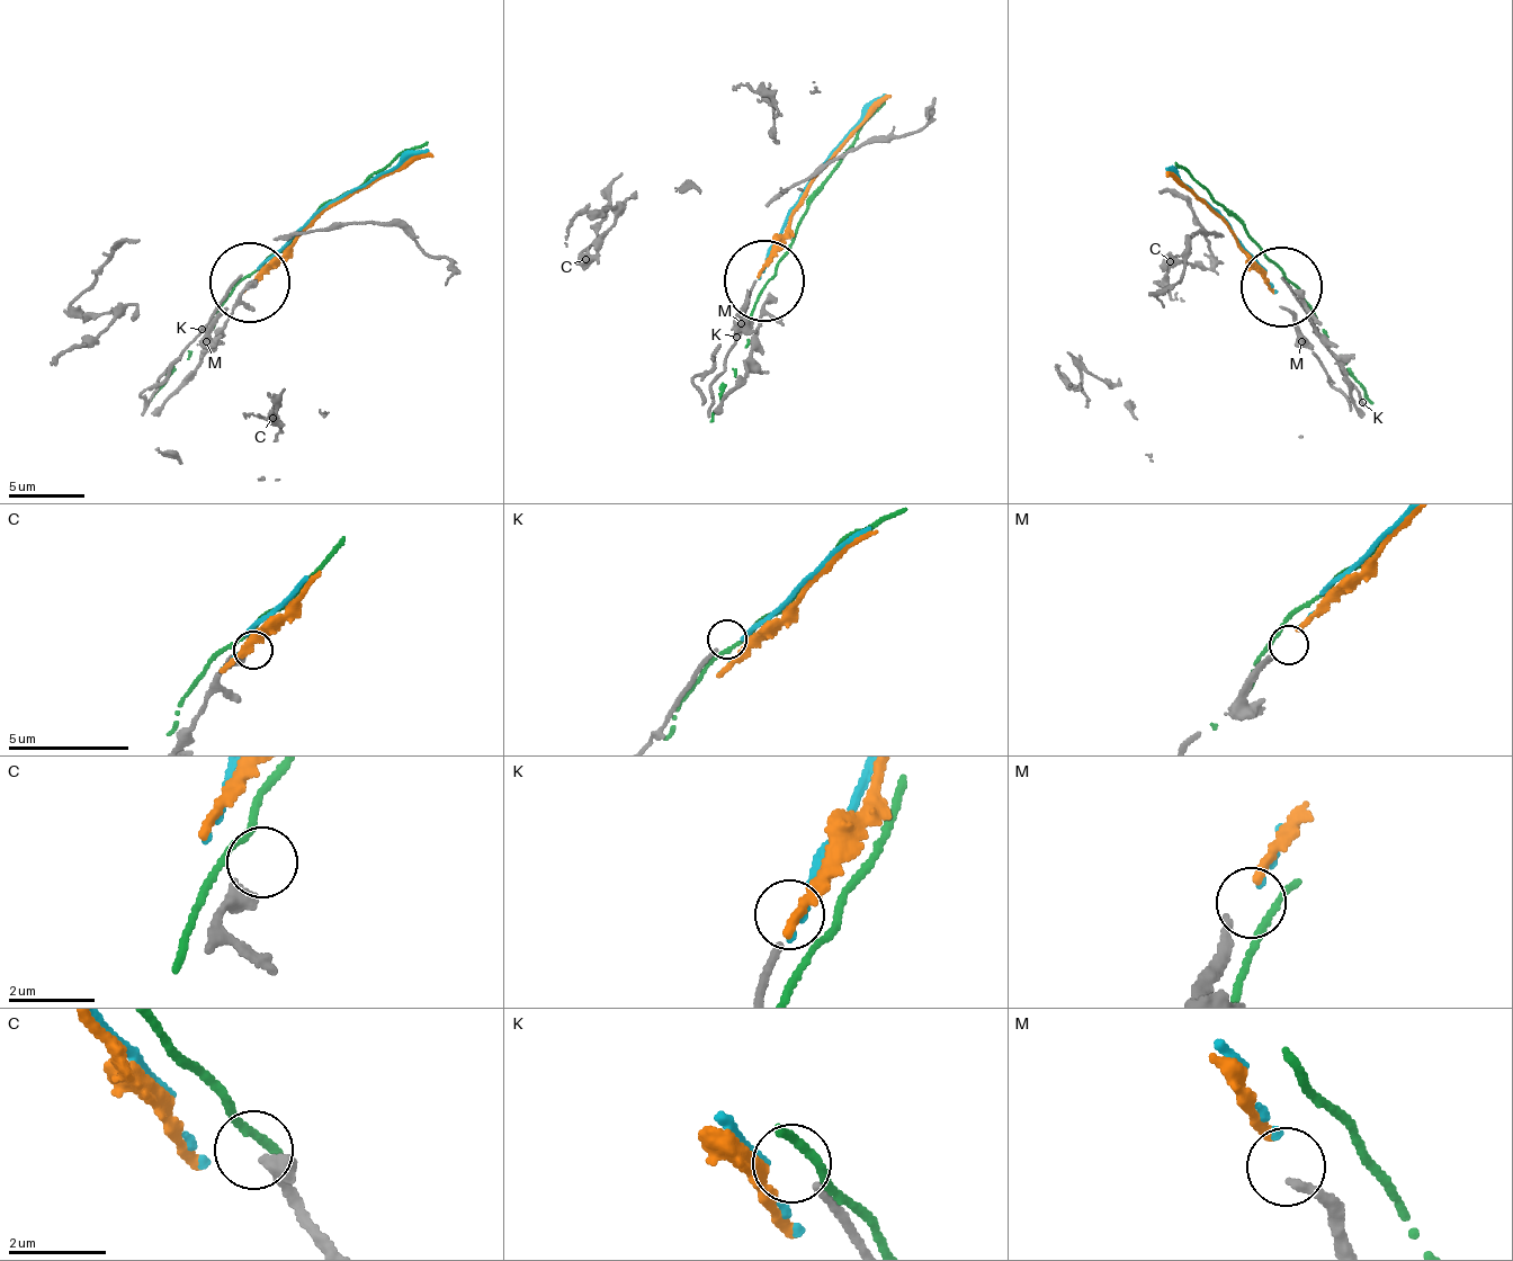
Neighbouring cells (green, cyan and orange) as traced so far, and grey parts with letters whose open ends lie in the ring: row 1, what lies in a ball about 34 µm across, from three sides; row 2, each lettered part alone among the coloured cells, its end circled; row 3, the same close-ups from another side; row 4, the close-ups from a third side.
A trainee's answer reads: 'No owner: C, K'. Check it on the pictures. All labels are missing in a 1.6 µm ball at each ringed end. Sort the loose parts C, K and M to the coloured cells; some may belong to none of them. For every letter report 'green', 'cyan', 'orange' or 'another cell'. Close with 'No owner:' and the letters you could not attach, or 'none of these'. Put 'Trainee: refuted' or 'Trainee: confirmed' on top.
Trainee: confirmed
C: another cell
K: another cell
M: orange
No owner: C, K

